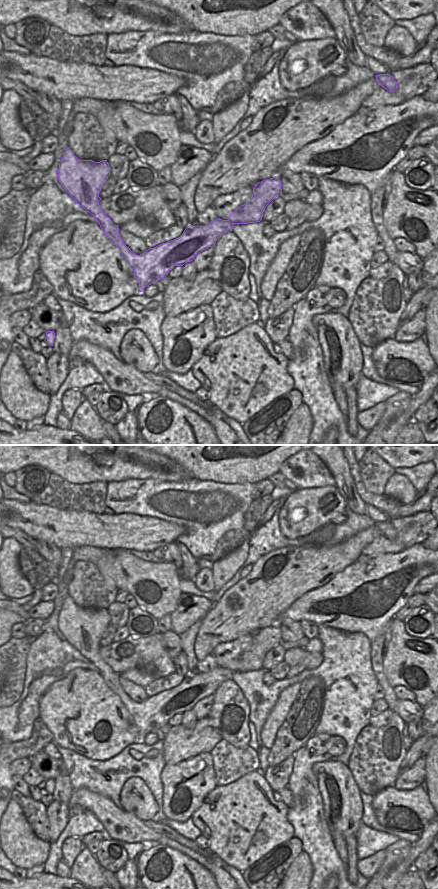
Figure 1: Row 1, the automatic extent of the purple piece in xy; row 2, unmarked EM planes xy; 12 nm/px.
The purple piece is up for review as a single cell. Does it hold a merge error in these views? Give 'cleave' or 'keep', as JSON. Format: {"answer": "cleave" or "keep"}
{"answer": "keep"}

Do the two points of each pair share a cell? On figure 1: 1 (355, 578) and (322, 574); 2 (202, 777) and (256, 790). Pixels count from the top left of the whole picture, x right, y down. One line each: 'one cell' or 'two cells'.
1: two cells
2: two cells

